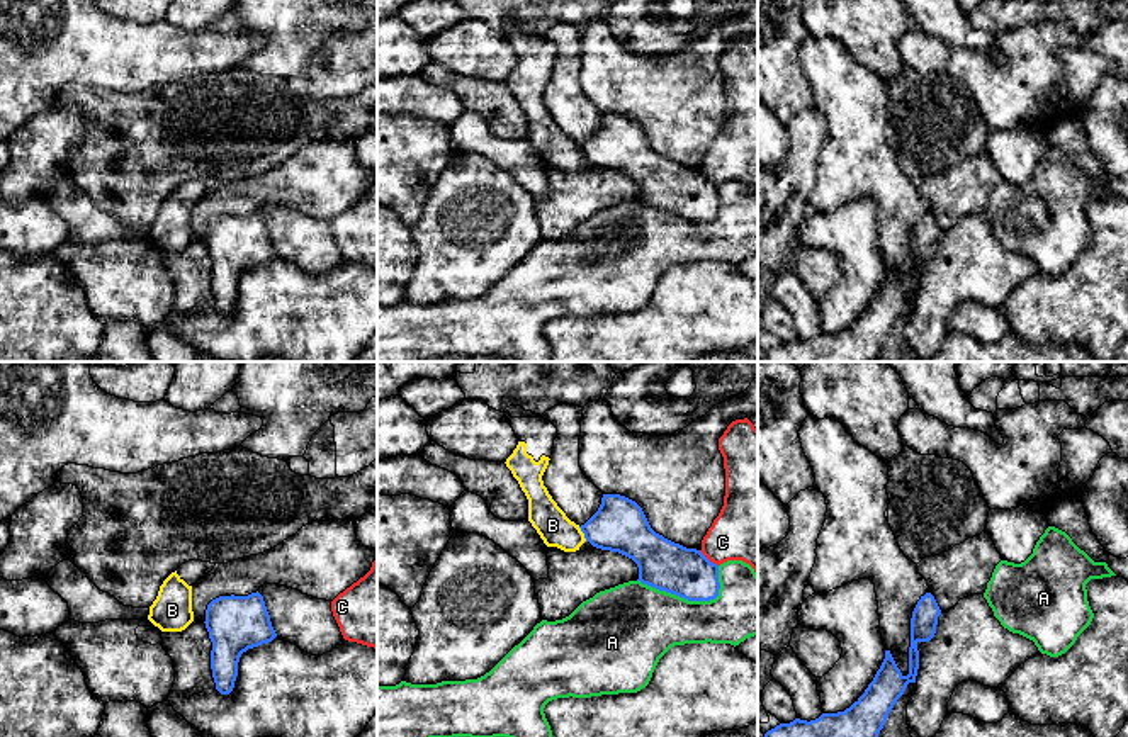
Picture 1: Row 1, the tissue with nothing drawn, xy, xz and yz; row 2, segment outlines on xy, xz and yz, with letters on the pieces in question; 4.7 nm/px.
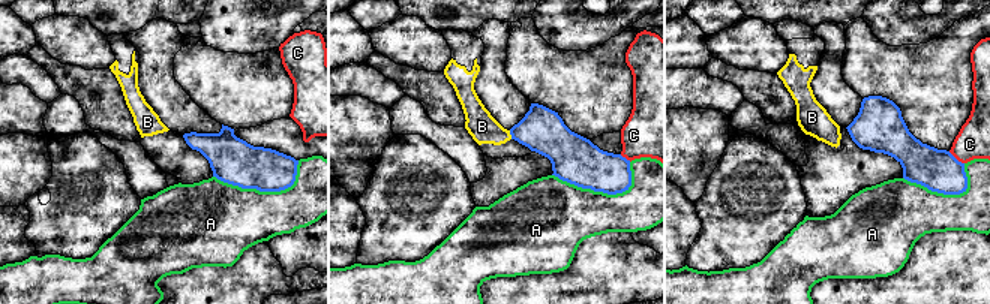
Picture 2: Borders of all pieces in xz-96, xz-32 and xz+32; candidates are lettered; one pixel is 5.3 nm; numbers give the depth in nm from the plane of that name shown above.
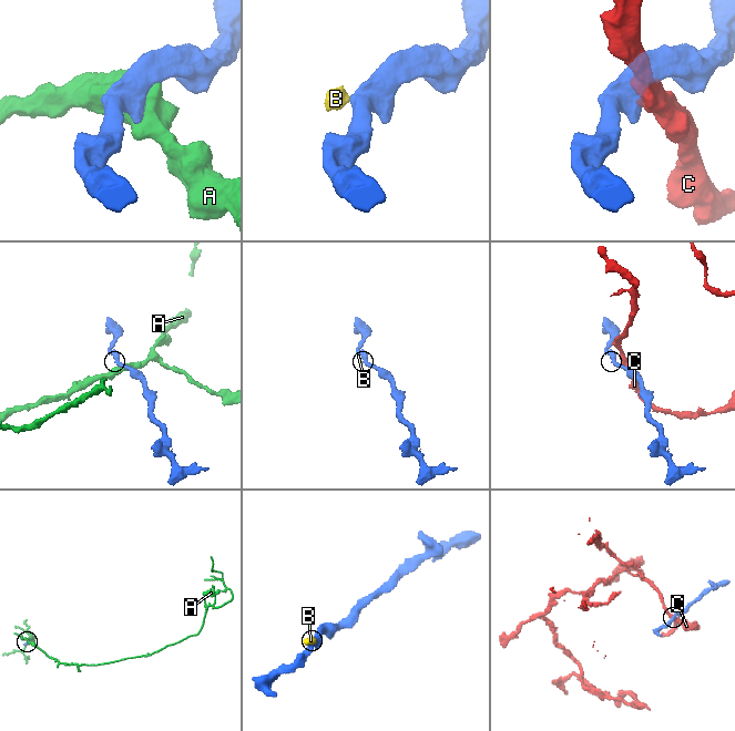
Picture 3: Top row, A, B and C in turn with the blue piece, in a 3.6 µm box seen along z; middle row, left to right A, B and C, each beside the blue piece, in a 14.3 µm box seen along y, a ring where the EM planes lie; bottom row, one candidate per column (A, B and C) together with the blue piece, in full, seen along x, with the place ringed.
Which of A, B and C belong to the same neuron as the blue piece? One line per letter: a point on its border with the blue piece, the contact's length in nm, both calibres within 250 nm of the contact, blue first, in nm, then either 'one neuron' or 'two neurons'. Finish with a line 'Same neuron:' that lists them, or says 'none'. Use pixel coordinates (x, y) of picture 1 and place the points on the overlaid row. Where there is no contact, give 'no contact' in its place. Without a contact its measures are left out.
A: xz (682, 596) | 400 nm | 240/380 nm | two neurons
B: xz (583, 532) | 80 nm | 260/160 nm | two neurons
C: xz (707, 559) | 120 nm | 240/320 nm | two neurons
Same neuron: none

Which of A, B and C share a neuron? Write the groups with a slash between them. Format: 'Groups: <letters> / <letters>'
Groups: A / B / C

